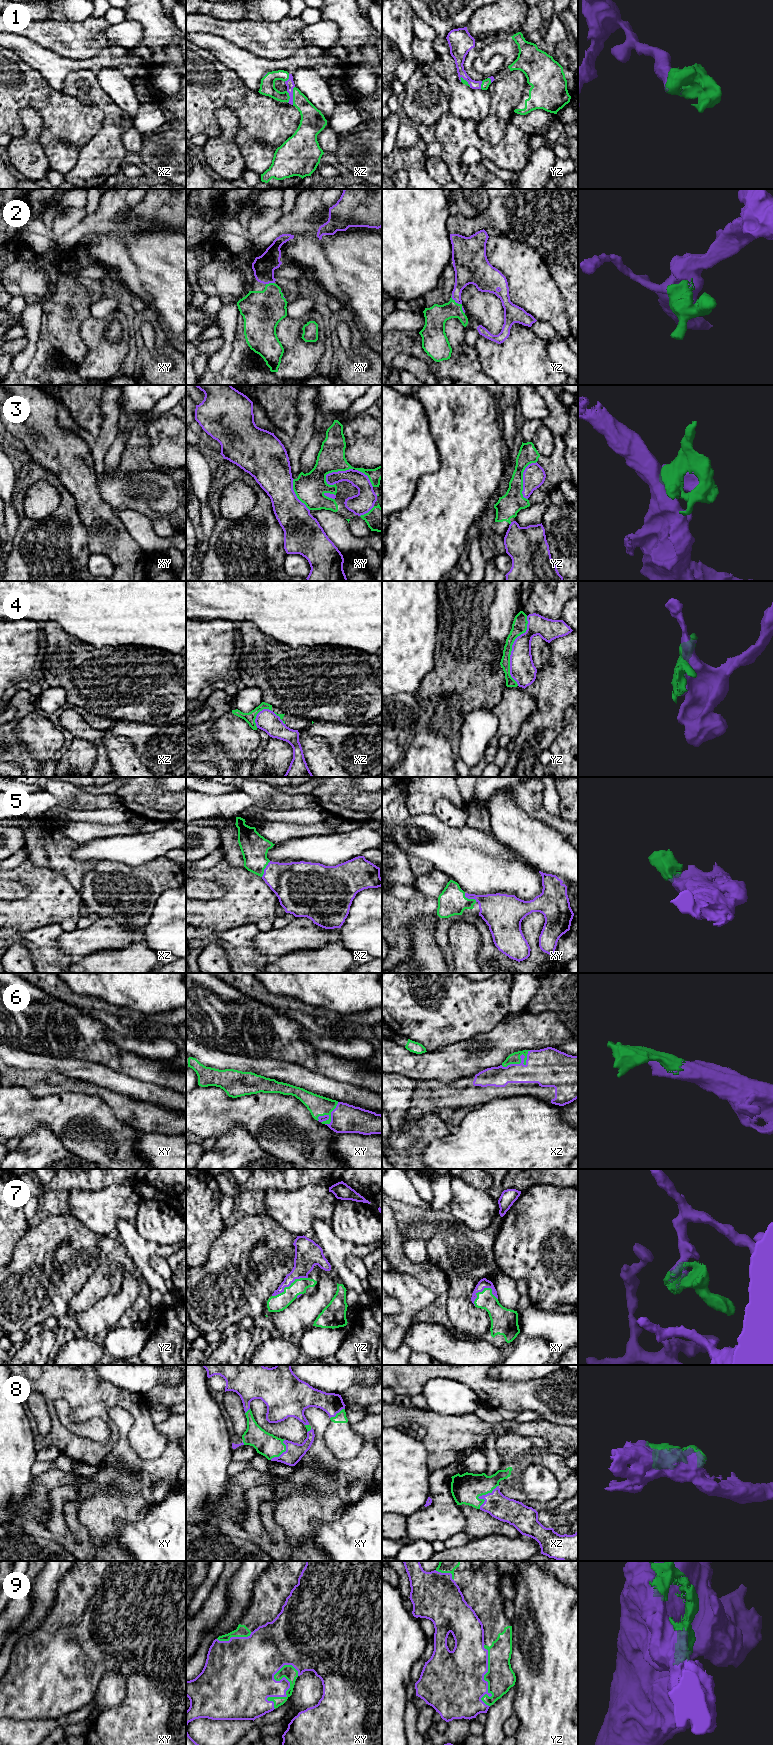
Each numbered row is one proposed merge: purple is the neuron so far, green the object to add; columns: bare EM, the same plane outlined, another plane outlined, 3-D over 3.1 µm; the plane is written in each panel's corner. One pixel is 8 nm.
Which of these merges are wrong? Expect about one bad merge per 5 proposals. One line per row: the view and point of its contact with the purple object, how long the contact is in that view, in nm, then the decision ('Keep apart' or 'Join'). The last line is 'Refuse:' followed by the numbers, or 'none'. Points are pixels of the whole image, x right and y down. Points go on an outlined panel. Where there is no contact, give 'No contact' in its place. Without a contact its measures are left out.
1: Touches purple at xz (292, 95). Shared border 150 nm. Join
2: Touches purple at yz (455, 301). Shared border 120 nm. Join
3: Touches purple at yz (523, 478). Shared border 320 nm. Keep apart
4: Touches purple at yz (512, 650). Shared border 550 nm. Keep apart
5: Touches purple at xz (264, 869). Shared border 150 nm. Join
6: Touches purple at xz (518, 1064). Shared border 260 nm. Join
7: Touches purple at yz (289, 1285). Shared border 320 nm. Join
8: Touches purple at xz (482, 1495). Shared border 240 nm. Join
9: Touches purple at xy (289, 1687). Shared border 380 nm. Join
Refuse: 3, 4

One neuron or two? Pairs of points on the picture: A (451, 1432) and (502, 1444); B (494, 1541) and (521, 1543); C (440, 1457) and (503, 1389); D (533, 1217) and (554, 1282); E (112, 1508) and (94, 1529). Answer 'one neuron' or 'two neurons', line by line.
A: two neurons
B: one neuron
C: two neurons
D: one neuron
E: one neuron

